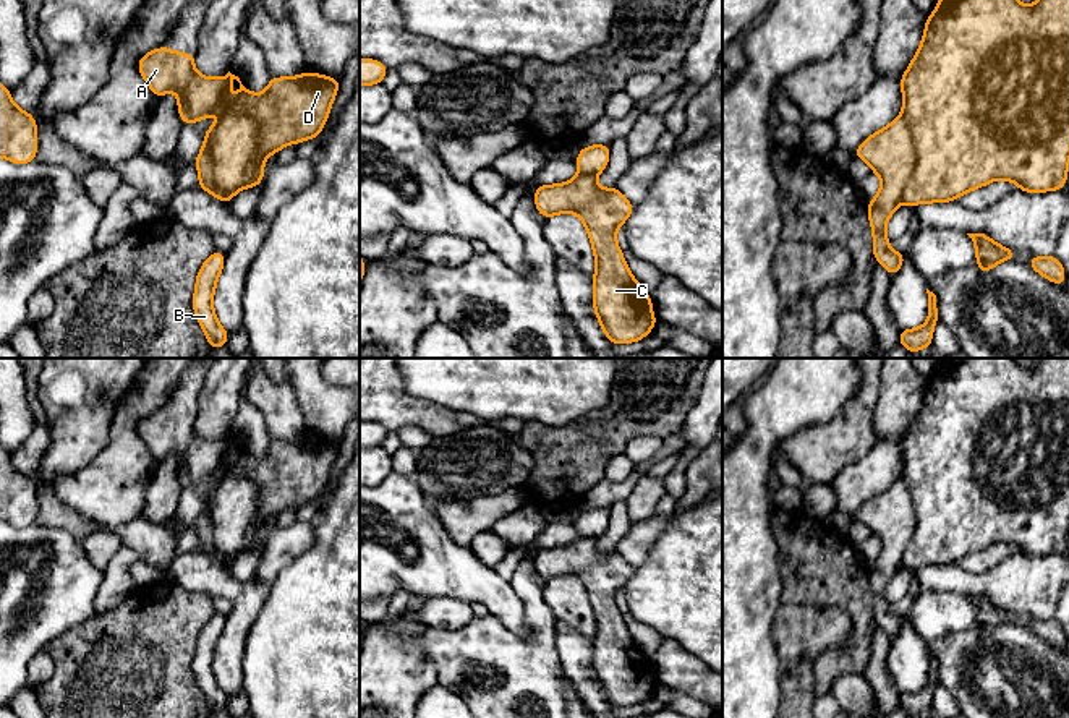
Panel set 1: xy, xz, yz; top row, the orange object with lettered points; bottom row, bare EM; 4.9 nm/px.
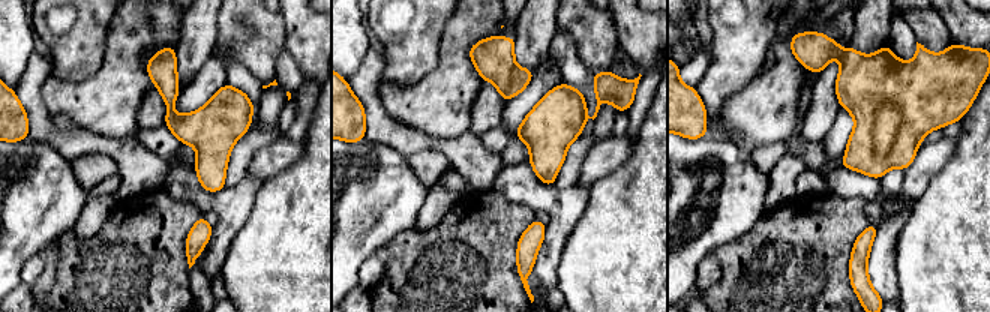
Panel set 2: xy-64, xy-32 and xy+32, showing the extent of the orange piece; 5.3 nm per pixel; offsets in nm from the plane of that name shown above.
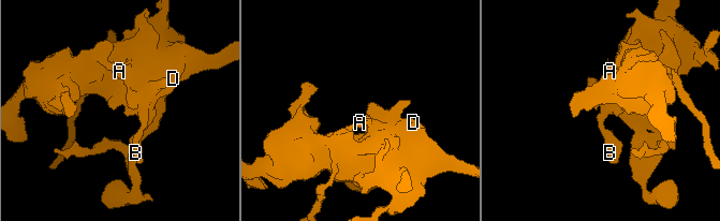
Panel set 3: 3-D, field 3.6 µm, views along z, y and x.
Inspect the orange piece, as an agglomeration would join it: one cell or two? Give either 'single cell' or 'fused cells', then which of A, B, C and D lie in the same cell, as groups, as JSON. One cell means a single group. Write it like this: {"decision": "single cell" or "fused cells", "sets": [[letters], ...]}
{"decision": "fused cells", "sets": [["A", "B"], ["C", "D"]]}

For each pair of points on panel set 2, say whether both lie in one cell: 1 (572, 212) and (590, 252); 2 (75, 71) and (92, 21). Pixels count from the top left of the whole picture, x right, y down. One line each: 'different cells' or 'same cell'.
1: different cells
2: same cell

